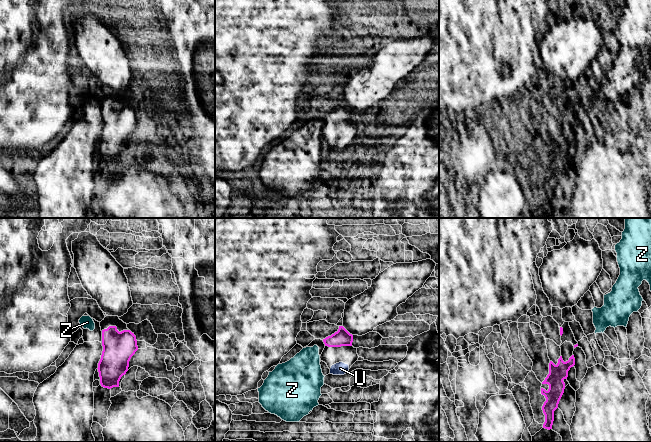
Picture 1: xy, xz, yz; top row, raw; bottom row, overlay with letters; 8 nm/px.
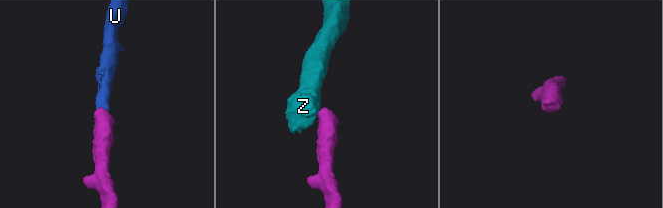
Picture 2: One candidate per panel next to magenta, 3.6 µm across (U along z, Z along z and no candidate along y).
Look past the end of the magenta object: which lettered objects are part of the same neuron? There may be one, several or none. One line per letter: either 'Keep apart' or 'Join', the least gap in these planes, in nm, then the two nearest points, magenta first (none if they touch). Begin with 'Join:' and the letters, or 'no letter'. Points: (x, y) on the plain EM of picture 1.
Join: U
U: Join. Distance 130 nm. Across: xz (339, 122), (339, 138)
Z: Keep apart. Distance 60 nm. Across: xz (324, 119), (318, 123)

